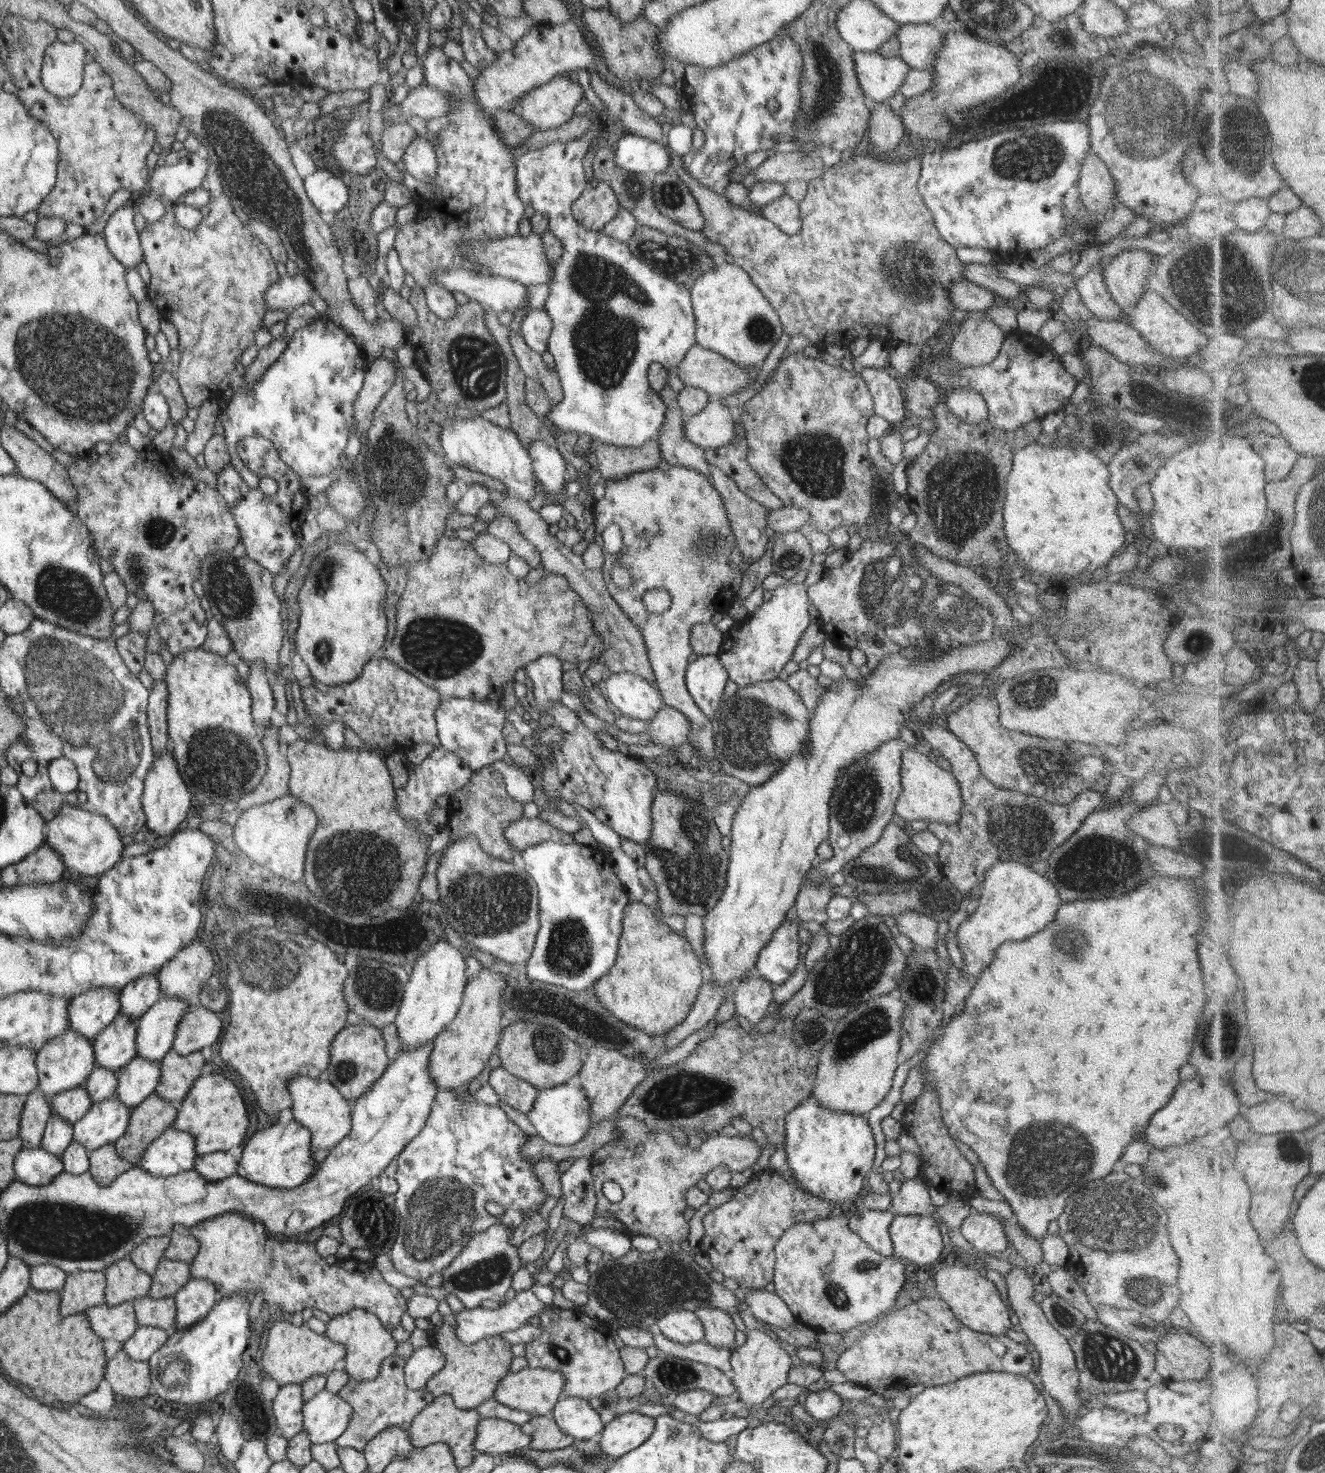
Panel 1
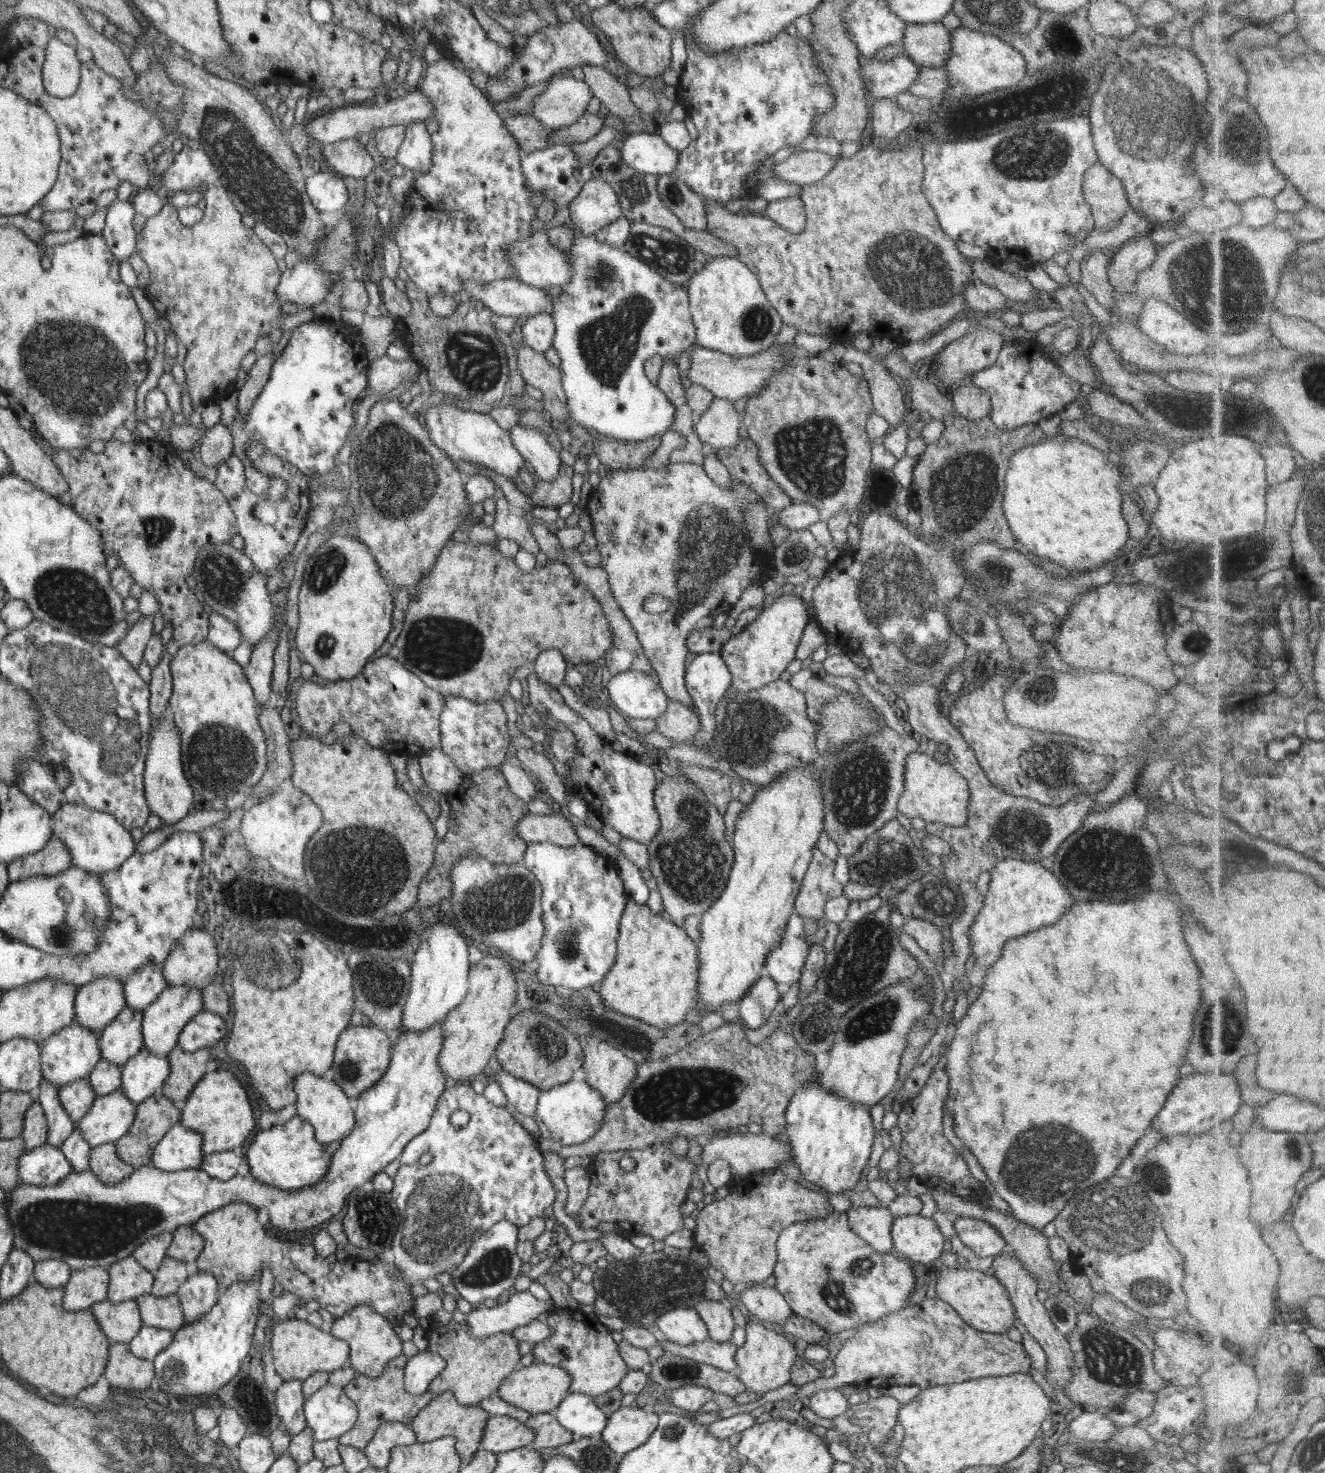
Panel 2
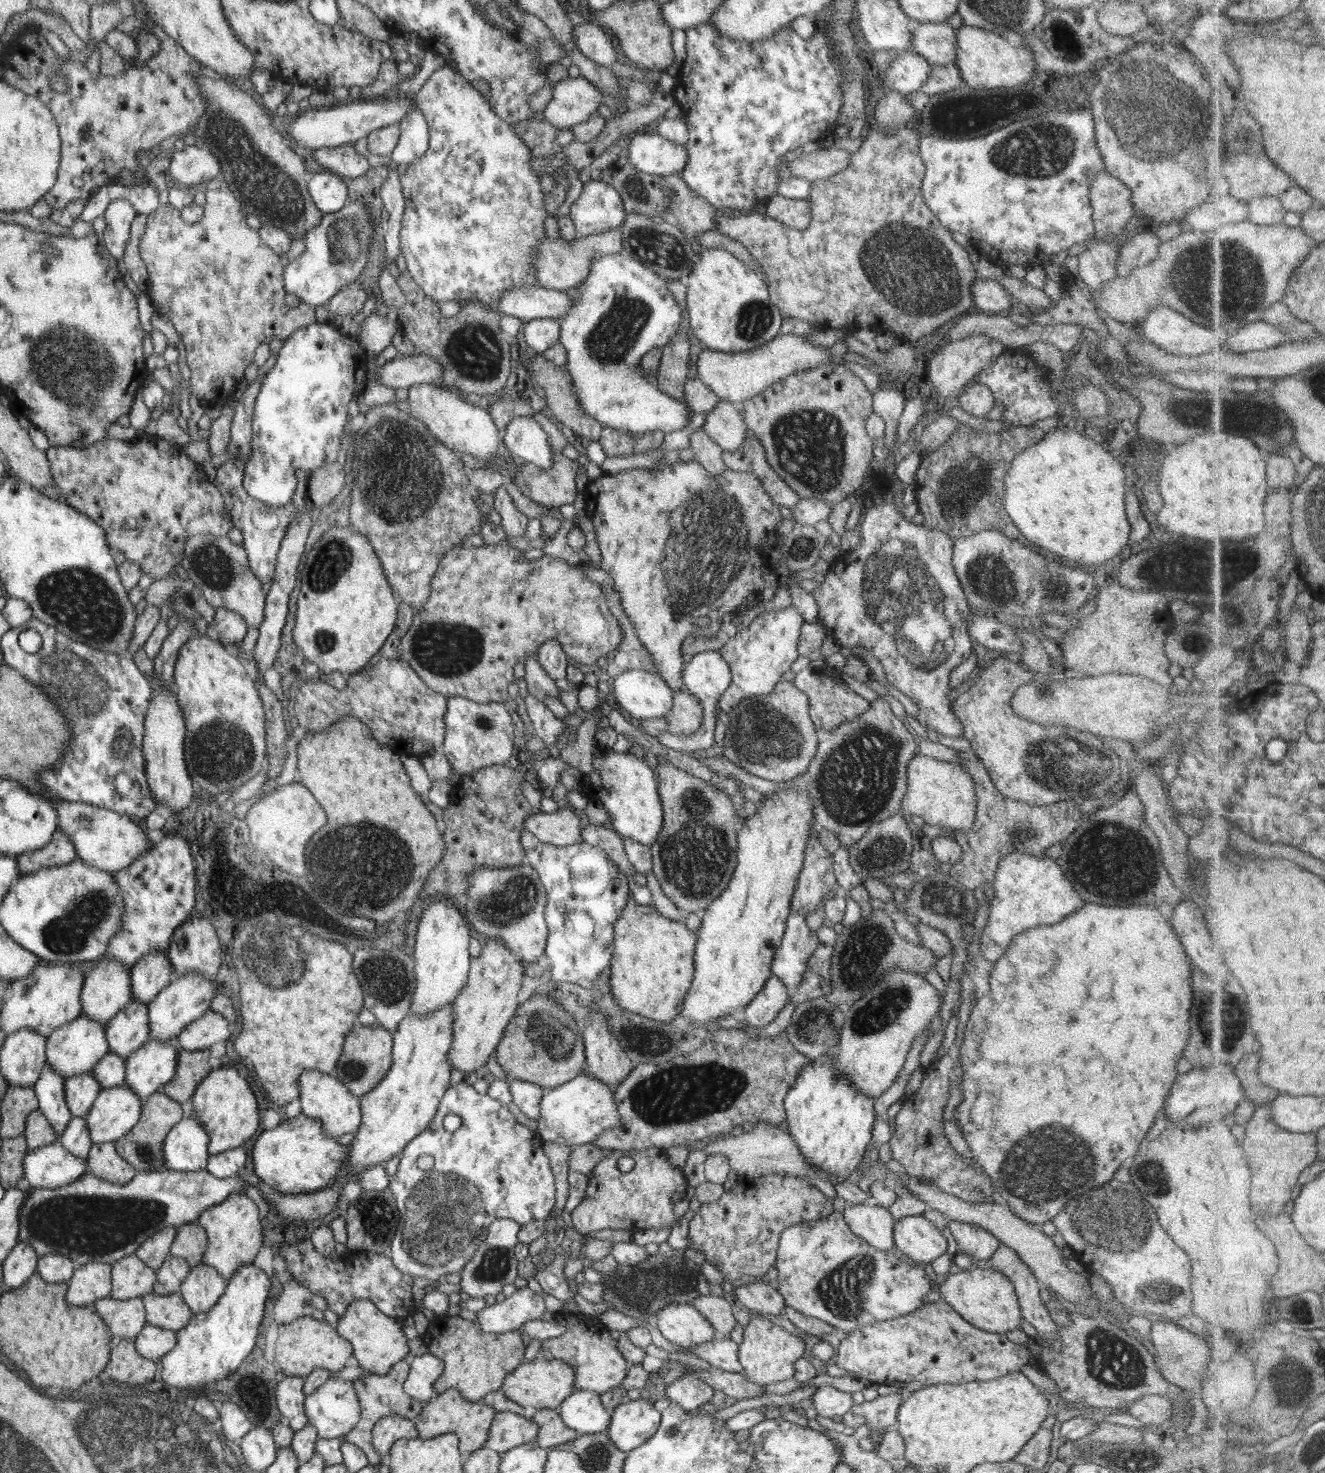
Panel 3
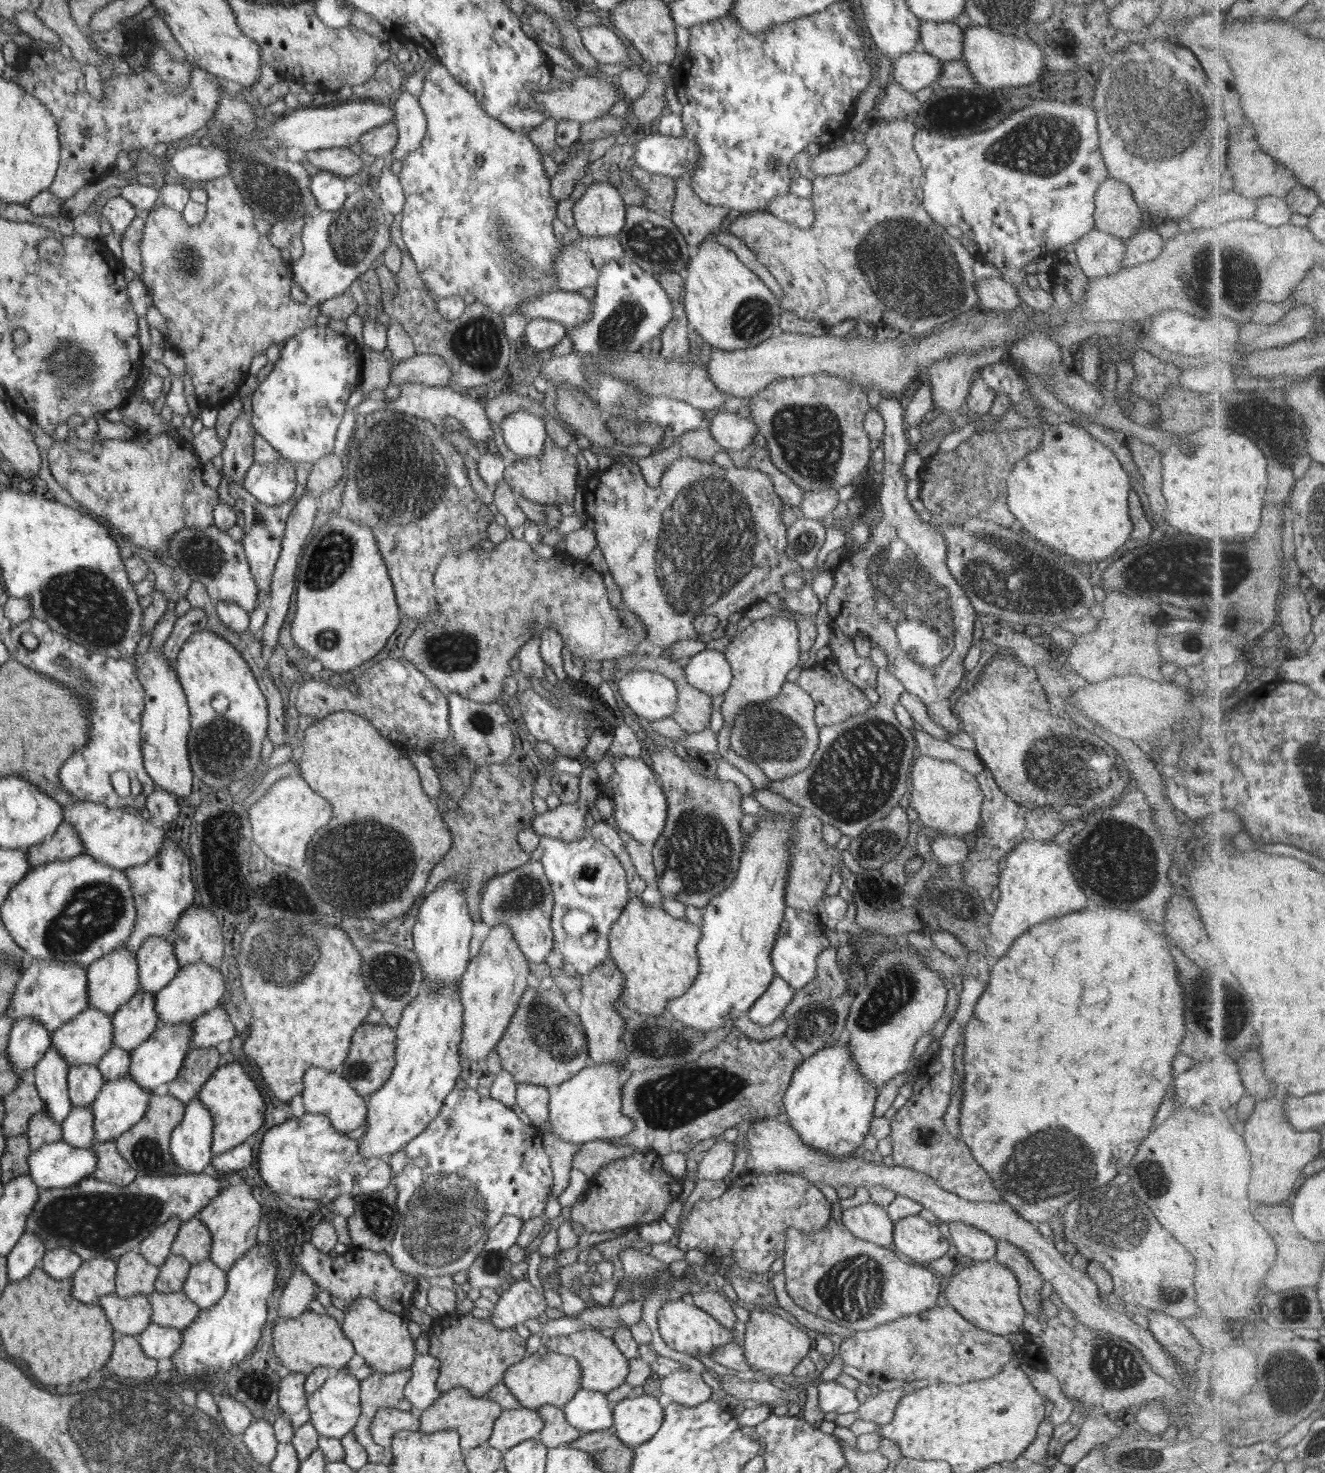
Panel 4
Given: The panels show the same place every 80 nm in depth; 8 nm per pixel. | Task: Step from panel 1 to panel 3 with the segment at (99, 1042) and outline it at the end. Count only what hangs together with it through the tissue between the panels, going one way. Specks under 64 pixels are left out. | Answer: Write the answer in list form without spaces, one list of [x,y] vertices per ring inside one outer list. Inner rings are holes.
[[[131,1000],[105,1026],[109,1050],[126,1060],[149,1041],[150,1018],[147,1004]]]

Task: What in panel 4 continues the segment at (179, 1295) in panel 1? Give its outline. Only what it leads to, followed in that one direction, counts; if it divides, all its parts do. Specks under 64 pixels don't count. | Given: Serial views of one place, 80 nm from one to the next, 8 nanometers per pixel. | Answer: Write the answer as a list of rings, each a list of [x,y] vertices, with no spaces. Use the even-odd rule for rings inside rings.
[[[212,1259],[192,1265],[182,1290],[199,1309],[214,1306],[227,1289],[227,1273]]]

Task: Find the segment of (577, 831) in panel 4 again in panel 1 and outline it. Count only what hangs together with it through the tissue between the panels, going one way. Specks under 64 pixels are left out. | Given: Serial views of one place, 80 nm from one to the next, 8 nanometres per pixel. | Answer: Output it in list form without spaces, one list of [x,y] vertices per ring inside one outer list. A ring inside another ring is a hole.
[[[522,817],[516,822],[510,823],[505,828],[505,837],[511,845],[522,852],[526,847],[544,841],[560,841],[572,843],[573,837],[570,833],[564,834],[560,829],[551,826],[540,817]]]

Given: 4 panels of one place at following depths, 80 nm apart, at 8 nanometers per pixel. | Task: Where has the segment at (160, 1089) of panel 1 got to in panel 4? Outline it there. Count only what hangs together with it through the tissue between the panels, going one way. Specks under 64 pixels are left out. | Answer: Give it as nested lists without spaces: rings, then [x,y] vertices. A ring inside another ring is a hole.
[[[214,1048],[192,1049],[185,1056],[180,1075],[168,1084],[168,1092],[183,1103],[189,1103],[217,1071],[221,1054]]]

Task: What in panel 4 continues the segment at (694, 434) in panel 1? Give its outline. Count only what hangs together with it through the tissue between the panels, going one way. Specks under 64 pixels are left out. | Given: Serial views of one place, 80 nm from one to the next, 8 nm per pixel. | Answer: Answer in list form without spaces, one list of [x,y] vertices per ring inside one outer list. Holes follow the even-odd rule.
[[[722,411],[710,420],[711,436],[722,447],[739,451],[754,442],[757,424],[743,412]]]

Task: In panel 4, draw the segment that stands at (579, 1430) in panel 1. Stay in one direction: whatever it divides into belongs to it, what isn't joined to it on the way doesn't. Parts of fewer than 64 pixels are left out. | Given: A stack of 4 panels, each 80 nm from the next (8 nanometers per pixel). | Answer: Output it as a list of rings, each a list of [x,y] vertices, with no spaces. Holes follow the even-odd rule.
[[[580,1388],[562,1409],[567,1421],[582,1434],[613,1426],[613,1410],[603,1392]]]

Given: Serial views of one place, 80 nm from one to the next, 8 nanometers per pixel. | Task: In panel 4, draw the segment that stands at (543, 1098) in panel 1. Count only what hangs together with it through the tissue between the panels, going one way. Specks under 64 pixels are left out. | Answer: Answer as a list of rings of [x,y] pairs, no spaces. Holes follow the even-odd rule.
[[[590,1064],[574,1078],[550,1089],[548,1124],[538,1130],[543,1133],[549,1129],[562,1142],[580,1146],[591,1141],[610,1141],[630,1135],[634,1128],[633,1120],[621,1111],[624,1069],[616,1064]]]

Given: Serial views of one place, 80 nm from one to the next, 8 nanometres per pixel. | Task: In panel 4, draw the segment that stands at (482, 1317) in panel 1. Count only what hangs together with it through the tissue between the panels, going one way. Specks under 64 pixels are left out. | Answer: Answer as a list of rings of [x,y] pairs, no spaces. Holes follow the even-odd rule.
[[[526,1279],[511,1281],[508,1290],[502,1292],[492,1310],[490,1320],[499,1328],[515,1328],[530,1319],[537,1319],[546,1310],[546,1298],[542,1290]]]

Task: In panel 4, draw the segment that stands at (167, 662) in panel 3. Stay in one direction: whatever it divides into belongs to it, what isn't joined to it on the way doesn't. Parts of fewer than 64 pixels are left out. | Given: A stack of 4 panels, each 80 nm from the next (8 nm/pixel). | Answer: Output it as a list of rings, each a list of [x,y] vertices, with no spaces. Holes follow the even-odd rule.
[[[191,607],[183,616],[176,619],[170,638],[163,644],[162,652],[169,661],[170,668],[176,668],[176,660],[182,645],[191,634],[201,631],[208,626],[207,612],[200,607]]]

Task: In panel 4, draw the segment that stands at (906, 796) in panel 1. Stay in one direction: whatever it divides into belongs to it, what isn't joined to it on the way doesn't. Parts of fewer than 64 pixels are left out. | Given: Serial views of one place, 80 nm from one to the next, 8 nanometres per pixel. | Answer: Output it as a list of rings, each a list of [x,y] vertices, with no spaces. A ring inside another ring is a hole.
[[[928,756],[916,757],[911,771],[910,808],[916,810],[925,826],[961,837],[969,837],[978,830],[985,796],[976,775],[950,761],[934,760]]]

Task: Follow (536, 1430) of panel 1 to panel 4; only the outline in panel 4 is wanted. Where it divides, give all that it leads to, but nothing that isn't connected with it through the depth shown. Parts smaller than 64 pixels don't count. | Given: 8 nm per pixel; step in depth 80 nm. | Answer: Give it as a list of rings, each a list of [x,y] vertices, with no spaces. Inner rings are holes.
[[[545,1404],[538,1408],[537,1411],[545,1422],[537,1439],[548,1448],[554,1448],[564,1443],[570,1444],[582,1434],[580,1430],[574,1428],[567,1421],[561,1407]]]

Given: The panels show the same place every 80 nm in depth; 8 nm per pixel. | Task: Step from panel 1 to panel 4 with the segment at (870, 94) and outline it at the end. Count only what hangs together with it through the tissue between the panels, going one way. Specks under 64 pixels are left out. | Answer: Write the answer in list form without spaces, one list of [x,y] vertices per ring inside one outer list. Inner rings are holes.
[[[919,48],[893,60],[894,71],[891,78],[904,90],[915,94],[923,88],[932,87],[938,81],[942,66],[940,59]]]

